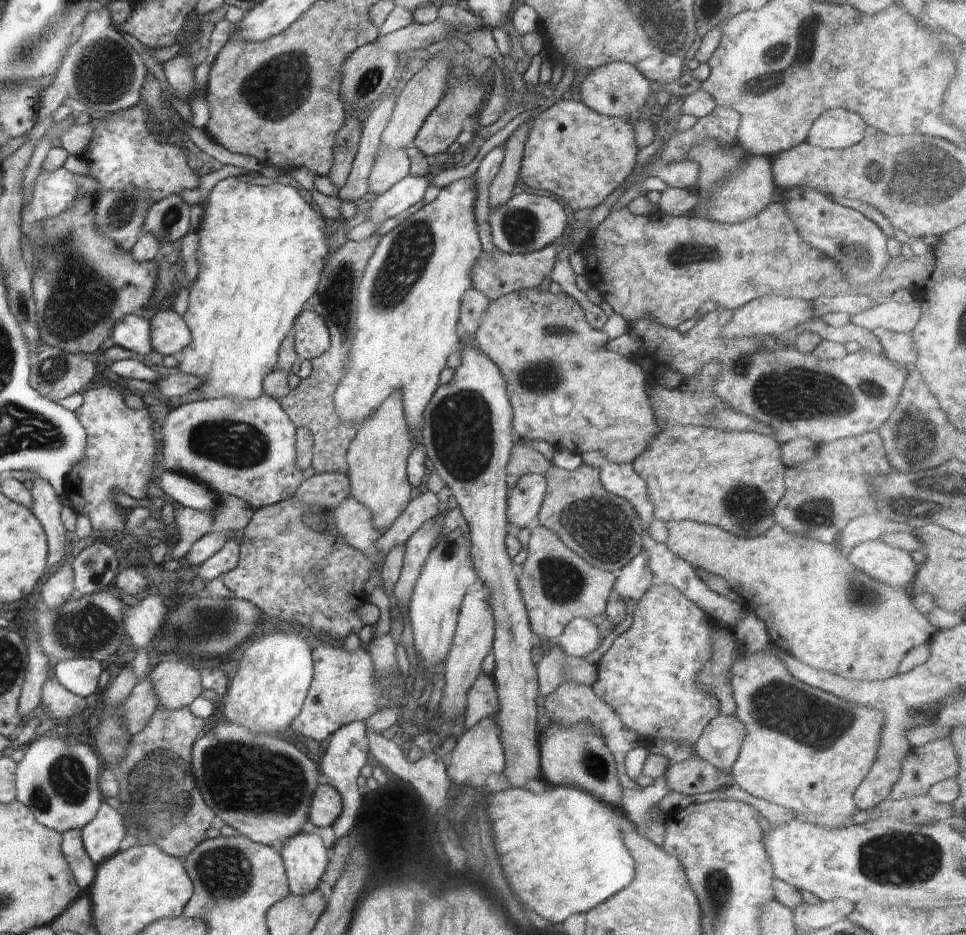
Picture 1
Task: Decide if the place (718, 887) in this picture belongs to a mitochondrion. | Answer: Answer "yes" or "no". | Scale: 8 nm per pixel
yes

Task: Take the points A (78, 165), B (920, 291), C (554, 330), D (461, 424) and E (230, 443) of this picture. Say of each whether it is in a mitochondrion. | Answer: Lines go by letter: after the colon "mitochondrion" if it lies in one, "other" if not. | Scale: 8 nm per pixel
A: other
B: other
C: mitochondrion
D: mitochondrion
E: mitochondrion

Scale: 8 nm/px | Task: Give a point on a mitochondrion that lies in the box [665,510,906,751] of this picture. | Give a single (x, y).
(863, 597)

